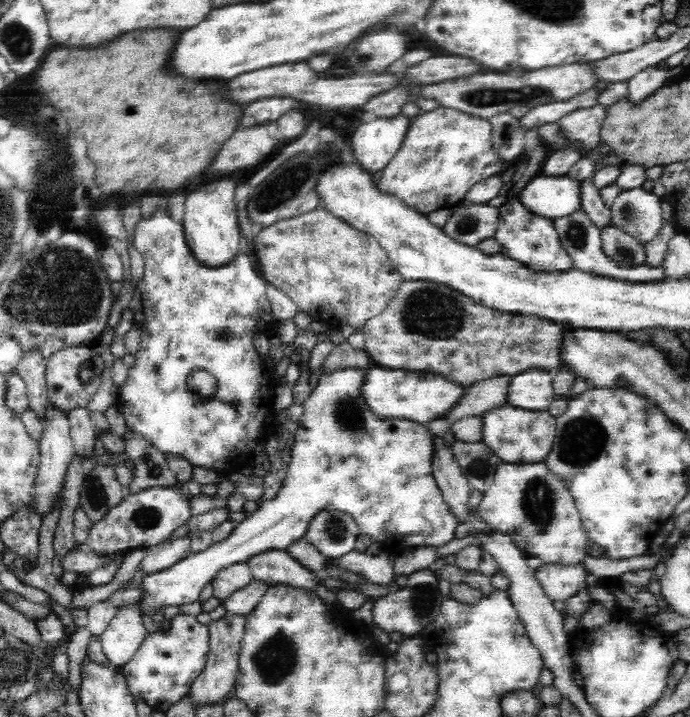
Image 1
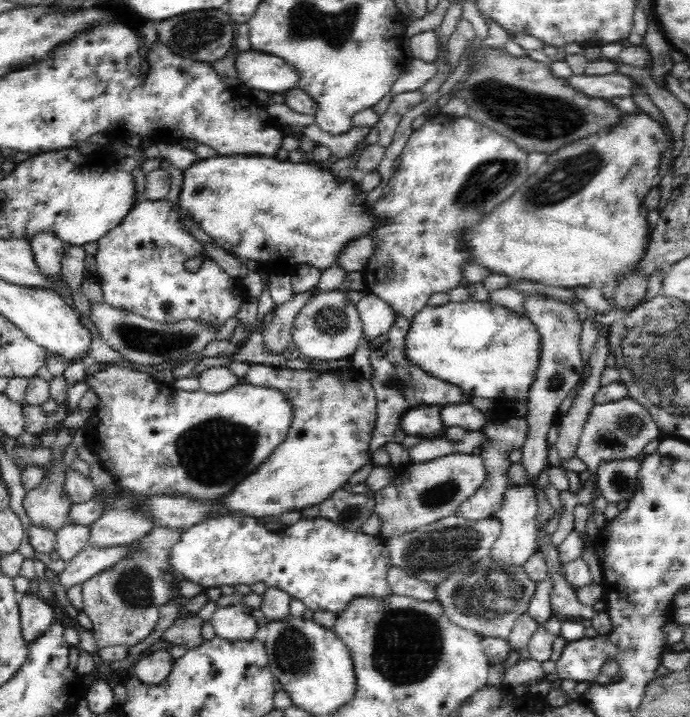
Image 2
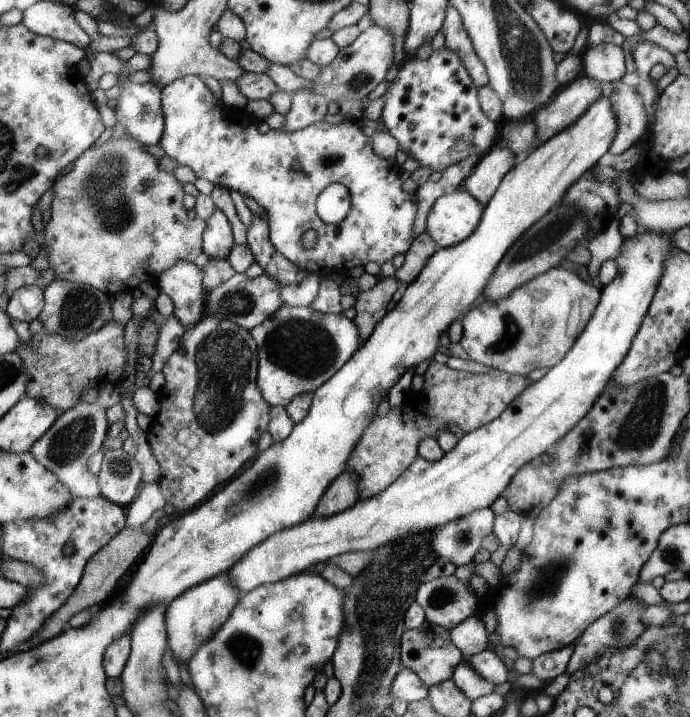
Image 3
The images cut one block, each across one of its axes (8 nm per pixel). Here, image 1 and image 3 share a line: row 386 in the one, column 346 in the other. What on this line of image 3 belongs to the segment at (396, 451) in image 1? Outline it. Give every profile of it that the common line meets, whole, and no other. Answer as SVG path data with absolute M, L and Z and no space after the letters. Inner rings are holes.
M283 304L276 314L249 329L257 341L260 368L257 385L270 406L285 407L296 395L314 392L361 348L361 329L356 320L339 313L321 313L310 307Z

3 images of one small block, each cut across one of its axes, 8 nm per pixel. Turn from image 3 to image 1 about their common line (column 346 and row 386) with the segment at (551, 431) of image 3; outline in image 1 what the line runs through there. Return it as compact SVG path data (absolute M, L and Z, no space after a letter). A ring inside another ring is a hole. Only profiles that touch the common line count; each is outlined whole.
M530 369L514 375L507 390L507 404L528 411L543 411L556 399L553 372Z

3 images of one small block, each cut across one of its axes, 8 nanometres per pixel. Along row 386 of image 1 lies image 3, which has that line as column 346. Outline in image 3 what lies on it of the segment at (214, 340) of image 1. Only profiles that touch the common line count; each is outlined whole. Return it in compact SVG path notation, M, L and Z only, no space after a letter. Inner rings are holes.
M196 75L177 78L162 88L161 104L165 113L165 134L159 145L165 154L179 164L189 166L197 178L204 178L216 186L259 202L268 211L270 242L284 258L307 273L322 276L334 272L346 274L350 268L364 267L367 262L377 262L381 266L396 254L406 254L410 244L413 244L412 224L418 210L416 194L402 192L400 165L396 158L378 156L373 151L370 137L358 127L358 120L348 119L339 124L330 124L324 120L294 132L271 128L262 134L257 125L240 124L242 112L221 105ZM332 183L349 187L351 194L350 212L340 224L325 223L316 210L319 194ZM310 229L316 230L318 238L316 245L308 249L302 245L302 234Z

